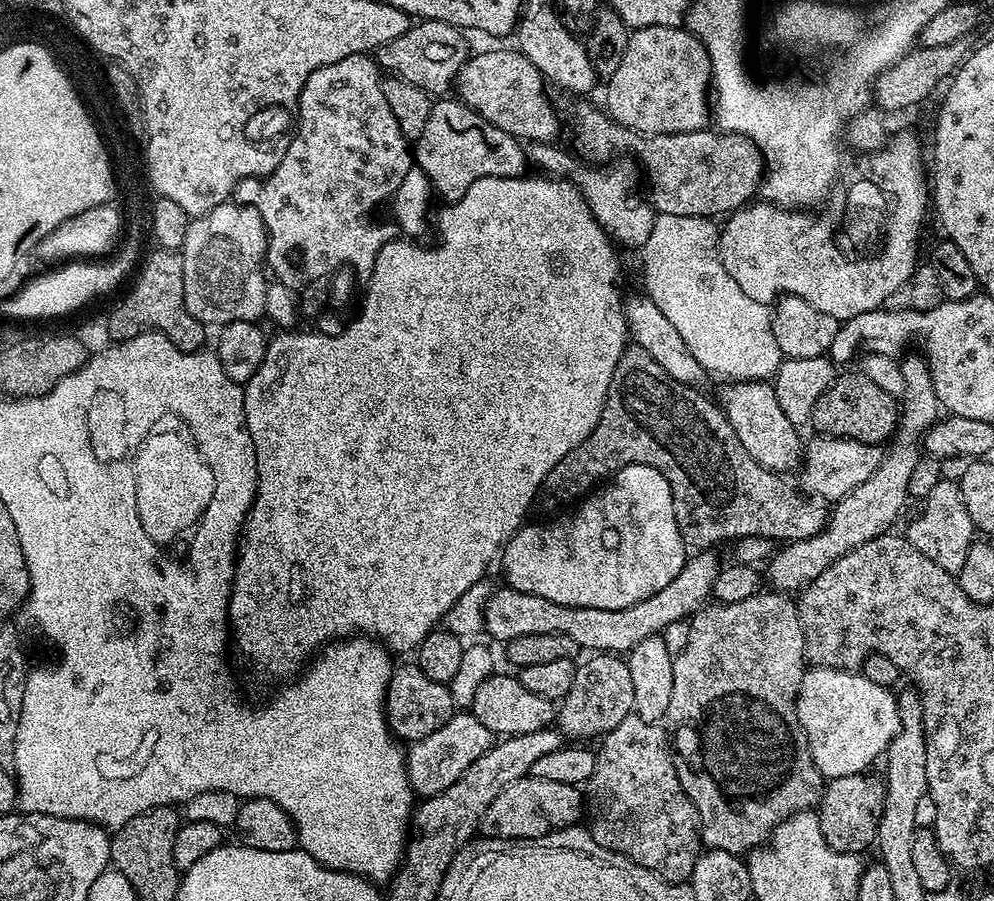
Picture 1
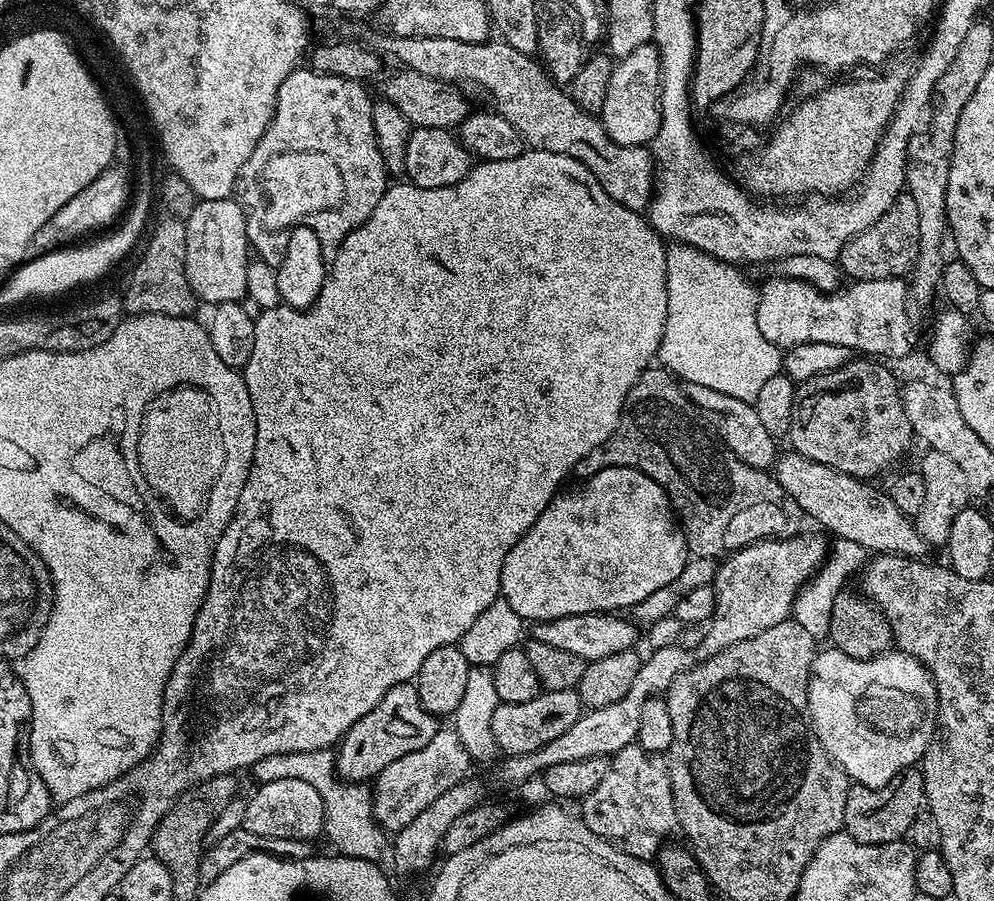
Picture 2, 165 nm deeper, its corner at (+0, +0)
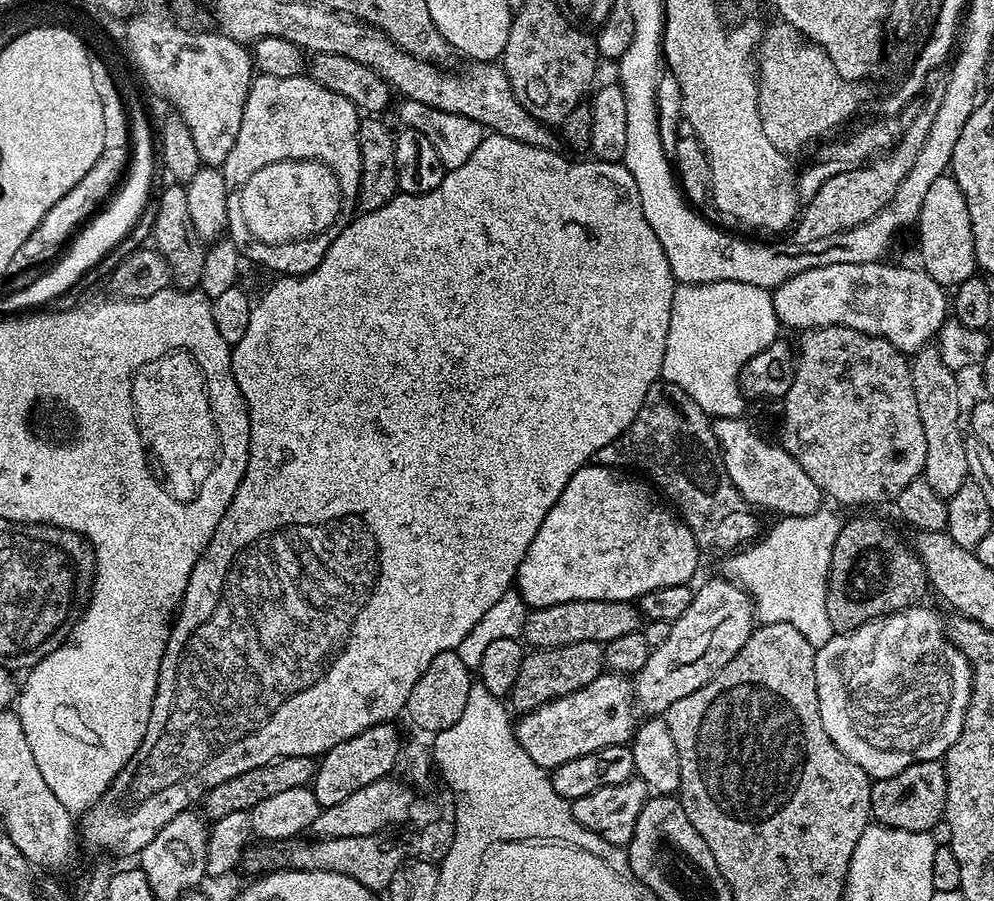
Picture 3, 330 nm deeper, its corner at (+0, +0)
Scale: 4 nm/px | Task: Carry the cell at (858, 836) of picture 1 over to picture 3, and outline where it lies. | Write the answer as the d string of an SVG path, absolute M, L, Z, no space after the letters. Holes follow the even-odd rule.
M940 760L911 764L906 770L872 785L872 820L887 828L930 832L935 823L944 819L945 806L946 774Z

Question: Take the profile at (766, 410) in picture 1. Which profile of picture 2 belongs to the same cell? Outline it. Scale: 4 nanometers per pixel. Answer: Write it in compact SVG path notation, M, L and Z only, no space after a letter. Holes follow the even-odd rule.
M788 450L774 465L776 481L798 502L809 521L817 520L833 537L850 539L872 554L920 558L929 551L929 544L918 534L913 517L902 514L888 497L887 491L875 488L875 483L835 472L830 466L814 462Z

